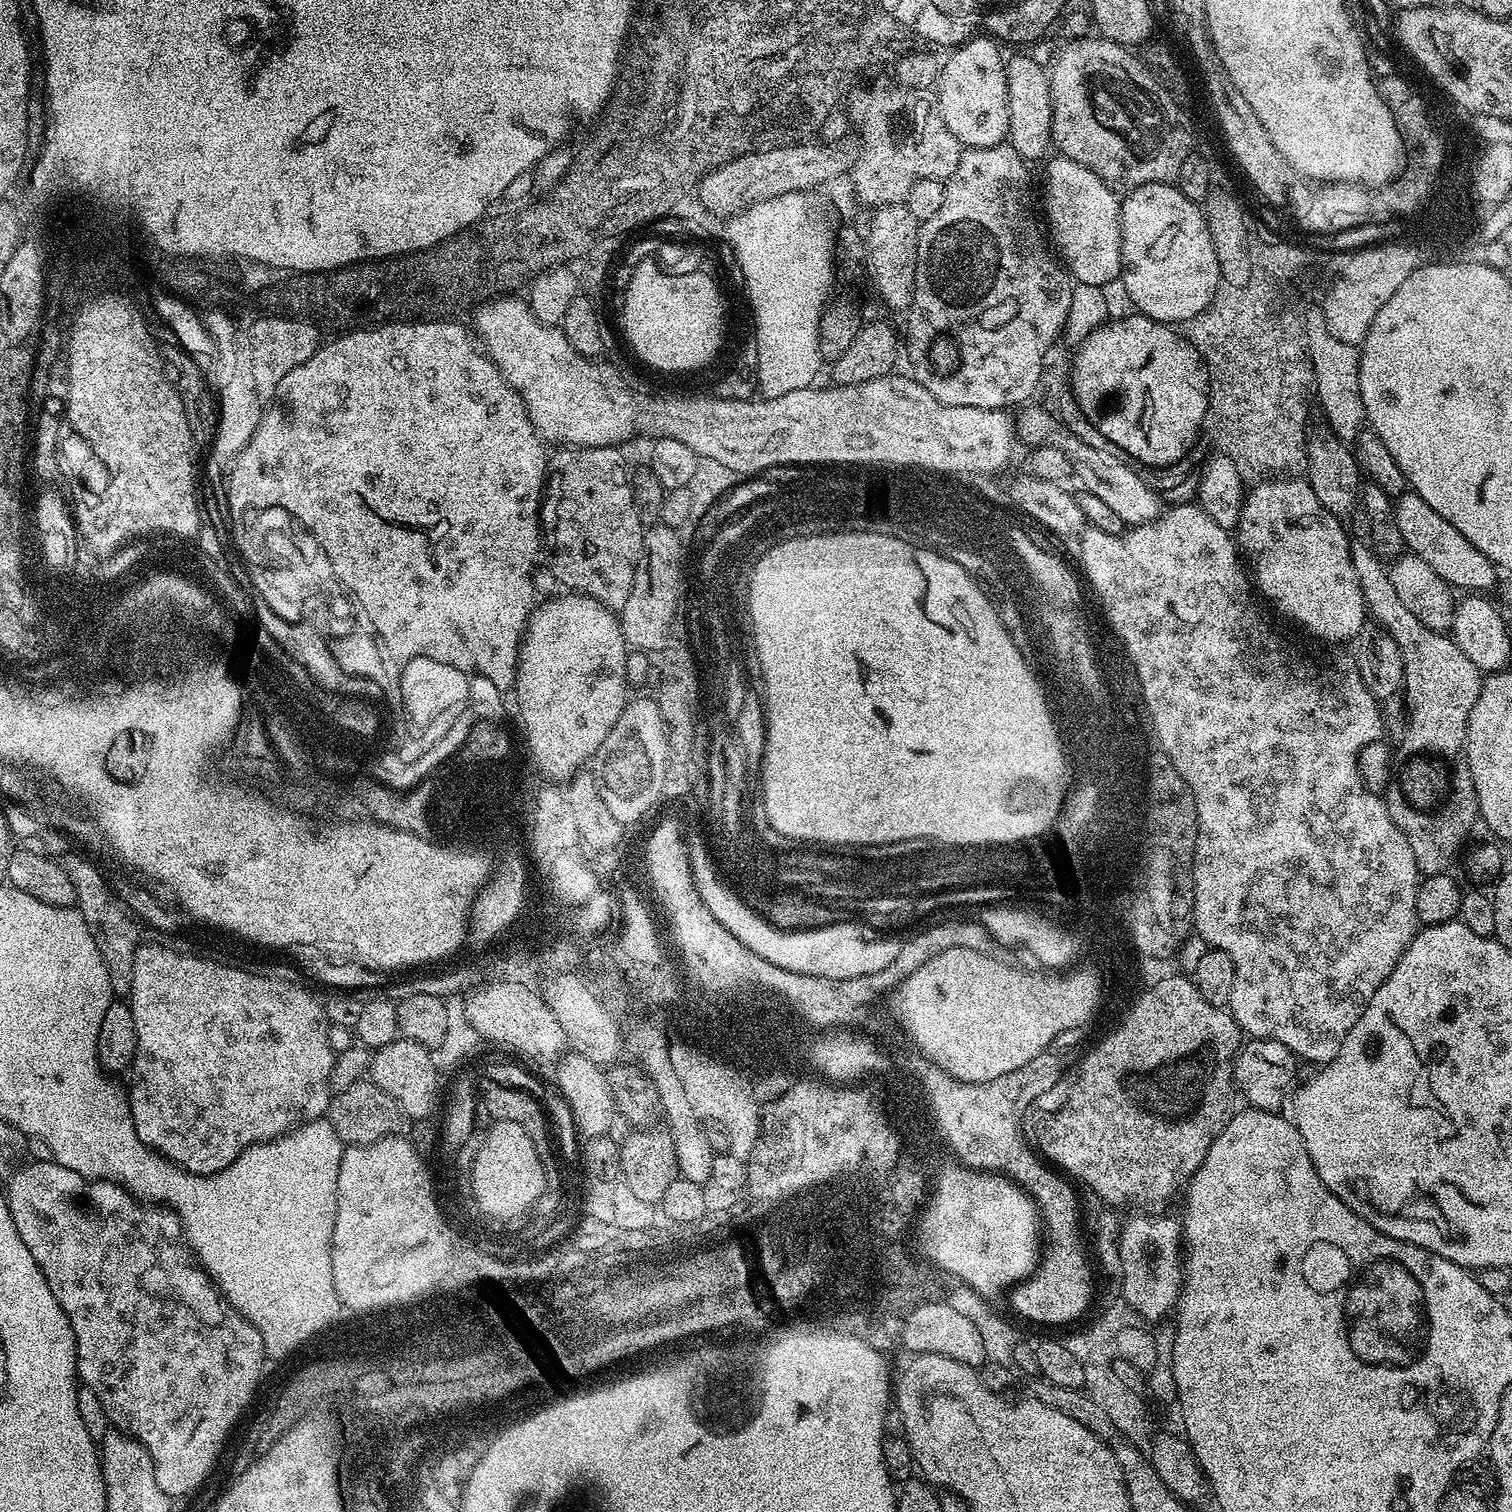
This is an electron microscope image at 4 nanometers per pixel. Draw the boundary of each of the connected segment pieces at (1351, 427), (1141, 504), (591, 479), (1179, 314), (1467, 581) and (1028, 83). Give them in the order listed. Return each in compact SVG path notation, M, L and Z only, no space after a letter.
M1320 310L1307 317L1308 351L1314 373L1314 392L1320 395L1320 404L1328 415L1327 423L1338 439L1355 441L1366 424L1364 403L1360 393L1360 348L1340 342L1327 329L1326 318Z
M1071 434L1065 435L1062 447L1068 455L1068 459L1072 461L1075 479L1080 479L1079 487L1083 491L1102 498L1102 502L1109 504L1114 510L1114 514L1118 514L1118 518L1124 520L1125 525L1149 524L1150 521L1161 515L1161 497L1148 487L1147 479L1141 473L1139 476L1135 472L1137 469L1131 463L1125 462L1119 455L1113 454L1109 450L1094 450L1093 447L1086 446L1086 443Z
M560 446L548 456L548 471L540 501L540 530L542 548L548 557L546 563L565 589L593 596L602 606L619 610L630 598L630 586L634 586L634 570L638 566L640 551L644 545L644 529L632 497L630 468L624 465L619 447L577 448Z
M1143 184L1120 200L1122 285L1141 316L1169 326L1204 312L1222 287L1214 242L1201 205L1190 202L1179 187Z
M1408 490L1404 495L1395 497L1394 527L1403 547L1411 555L1422 558L1422 562L1426 562L1426 566L1430 566L1430 570L1434 570L1434 574L1438 574L1453 589L1465 588L1464 592L1468 594L1488 594L1492 587L1492 591L1497 587L1498 568L1491 558L1475 548L1454 525L1446 522L1442 514L1434 511L1415 492Z
M1031 55L1016 56L1004 65L1008 87L1007 143L1026 162L1033 162L1052 144L1052 99L1048 85L1049 73L1034 62Z

